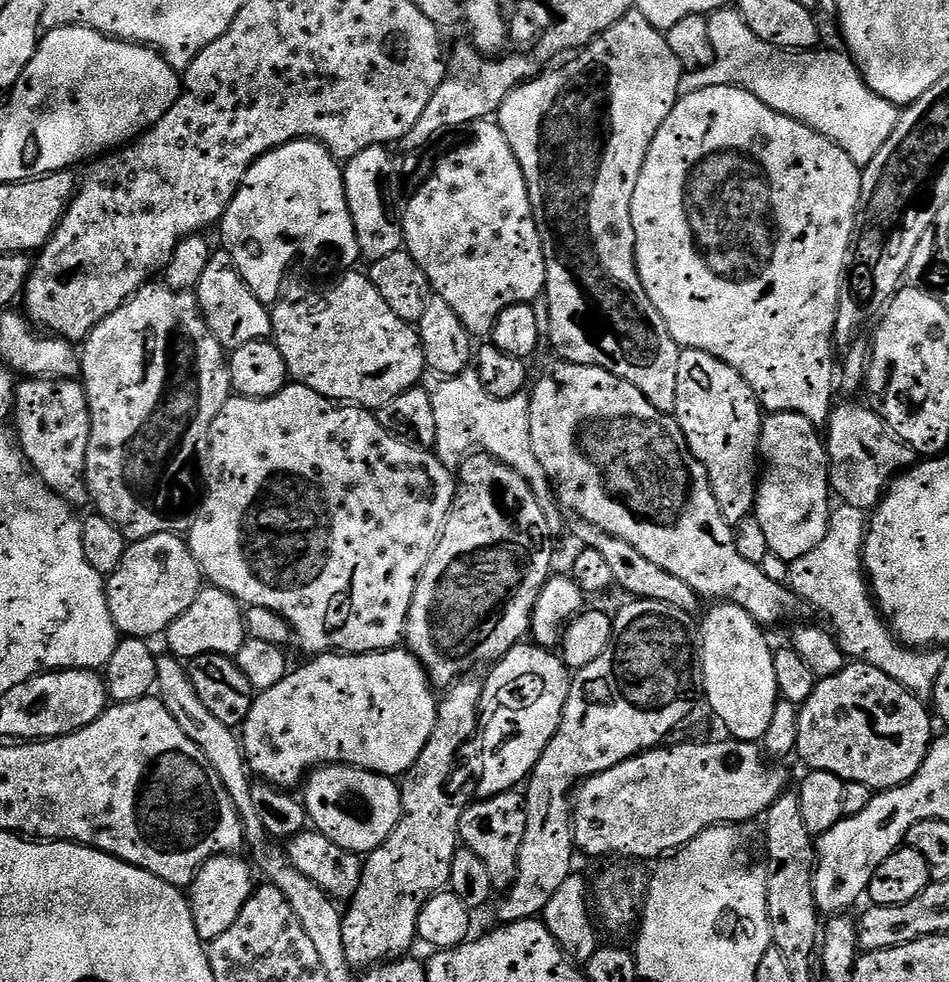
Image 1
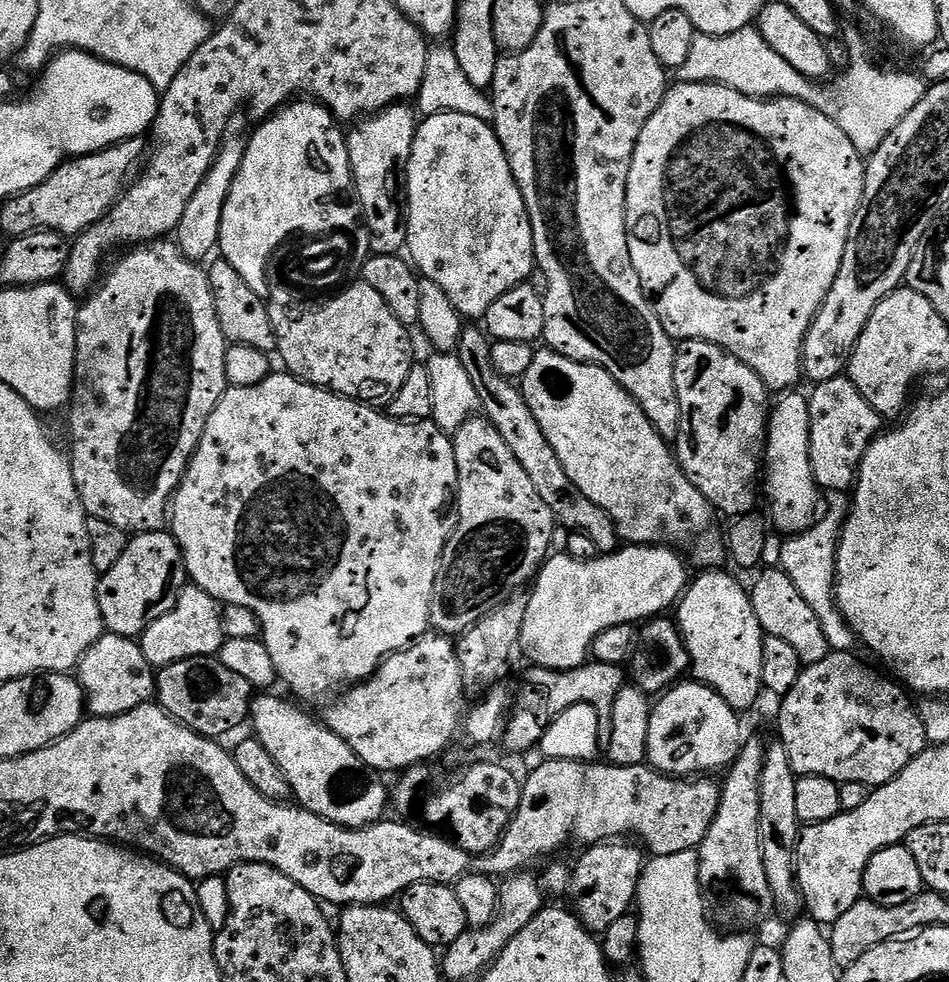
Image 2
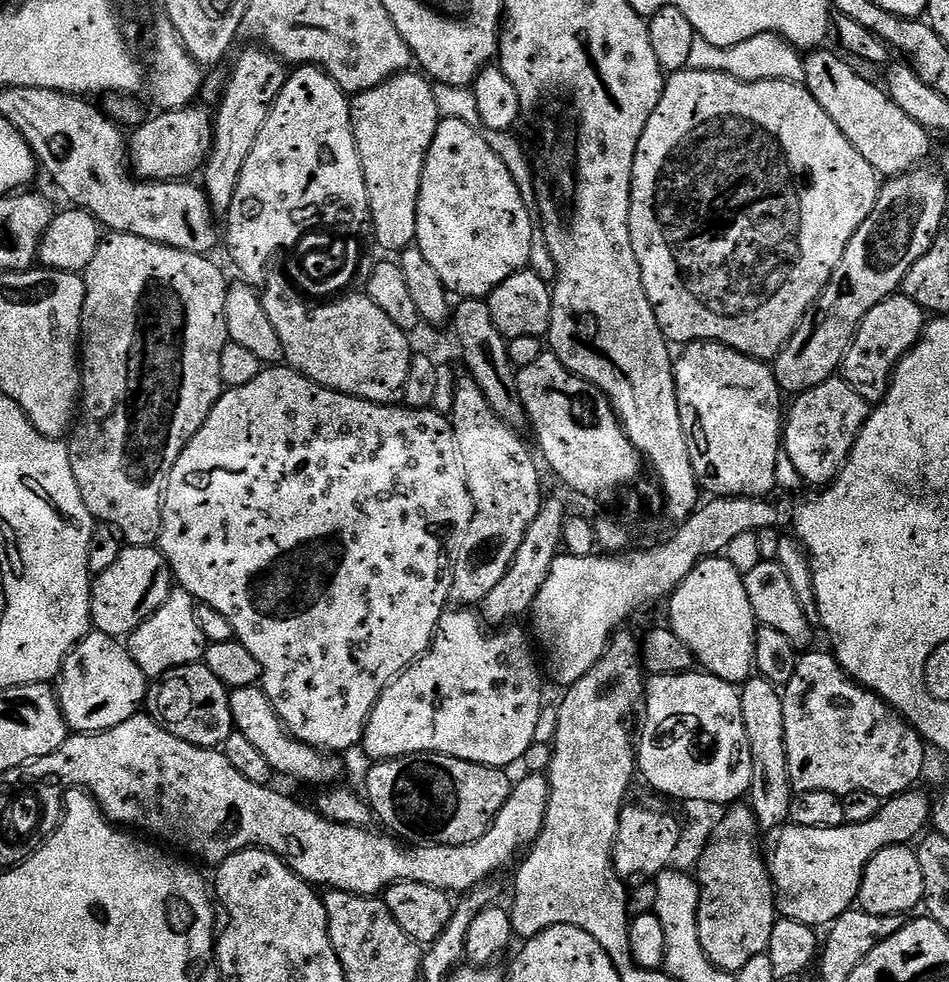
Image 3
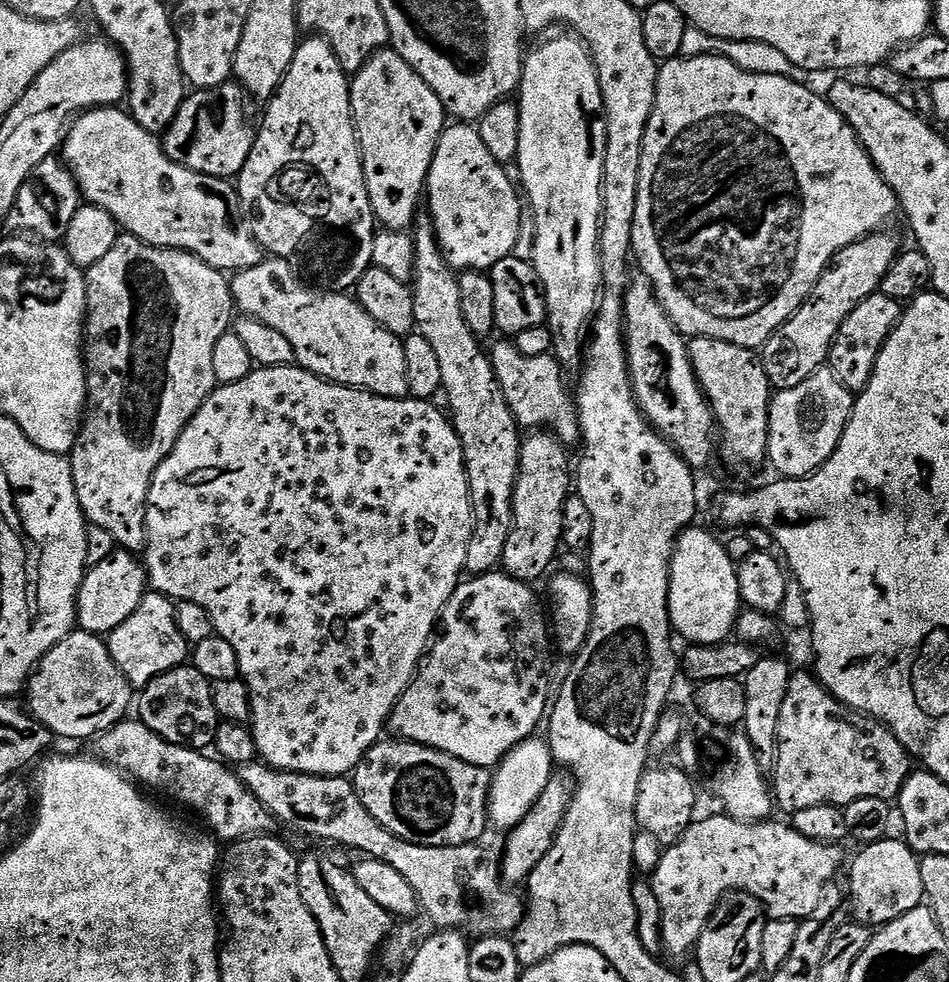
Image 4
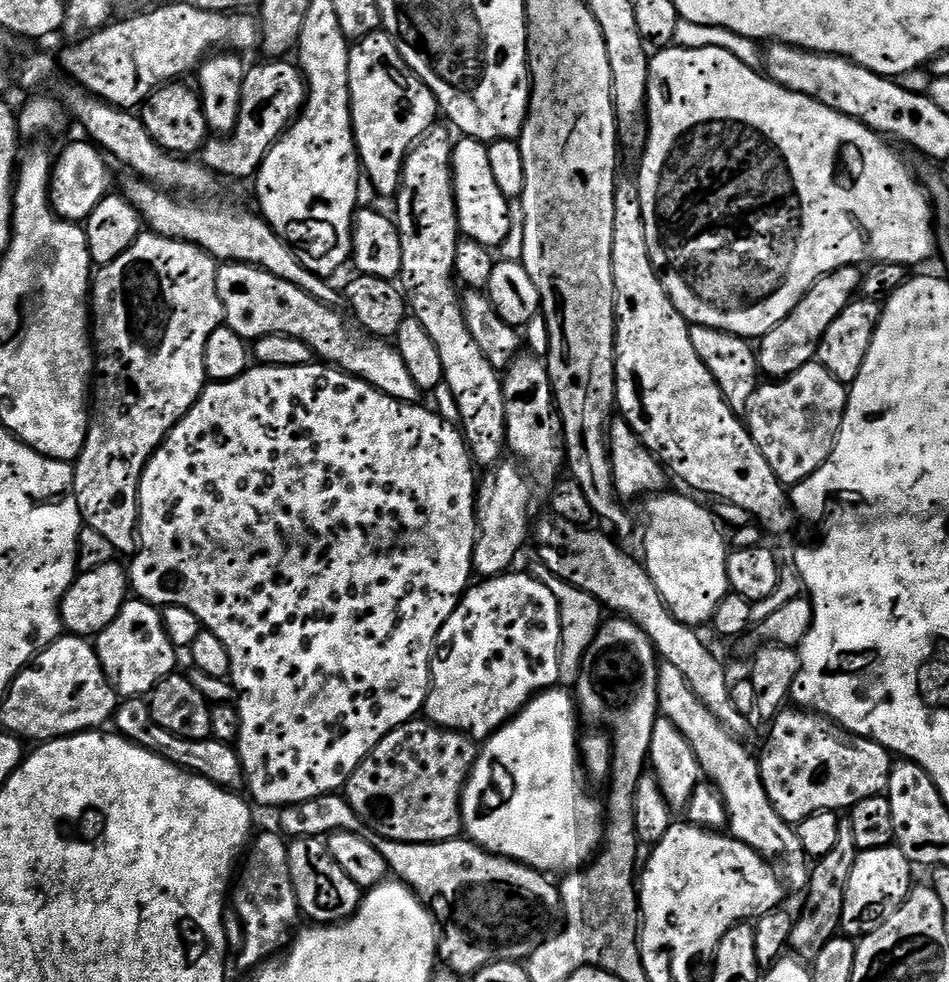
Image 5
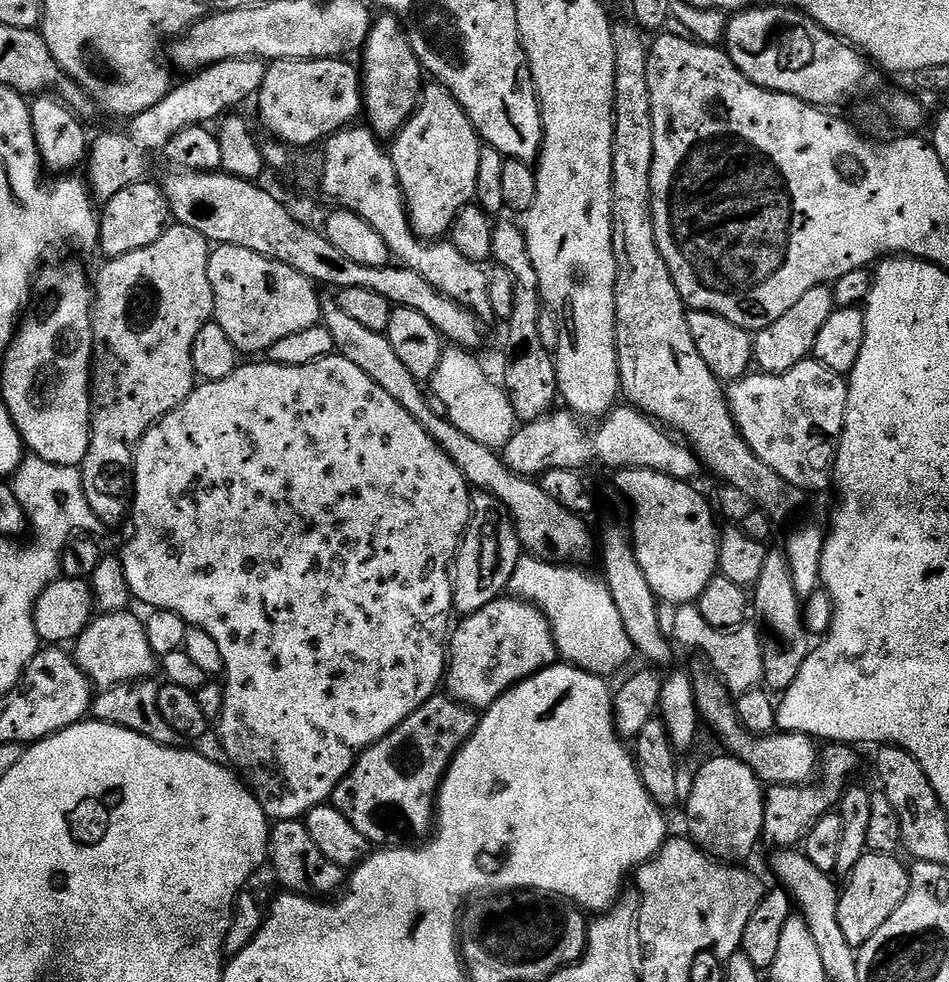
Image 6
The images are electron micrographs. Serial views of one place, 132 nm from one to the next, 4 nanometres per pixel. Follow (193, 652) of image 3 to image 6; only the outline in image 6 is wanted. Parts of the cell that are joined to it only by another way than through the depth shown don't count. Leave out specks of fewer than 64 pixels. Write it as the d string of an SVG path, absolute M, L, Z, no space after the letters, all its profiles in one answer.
M132 610L123 612L106 612L97 615L86 630L74 641L74 659L78 667L84 671L85 676L97 689L112 688L116 684L125 684L131 680L148 680L151 672L158 668L158 657L154 650L150 650L150 642L146 639L144 621L138 615L135 616Z

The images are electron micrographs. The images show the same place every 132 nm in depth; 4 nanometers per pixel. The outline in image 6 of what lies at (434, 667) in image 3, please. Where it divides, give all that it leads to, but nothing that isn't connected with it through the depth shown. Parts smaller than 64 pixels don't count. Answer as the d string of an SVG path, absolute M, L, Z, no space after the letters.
M501 598L490 602L490 606L482 606L482 610L478 610L474 614L463 617L459 621L461 624L451 629L450 639L446 644L446 692L453 700L460 701L461 704L467 704L473 710L486 710L503 692L508 692L515 686L521 684L528 676L532 676L535 672L541 672L544 668L549 668L551 664L557 663L558 653L556 651L556 640L552 636L552 627L548 619L544 617L544 613L536 607L535 604L529 604L526 600L518 600L515 598Z

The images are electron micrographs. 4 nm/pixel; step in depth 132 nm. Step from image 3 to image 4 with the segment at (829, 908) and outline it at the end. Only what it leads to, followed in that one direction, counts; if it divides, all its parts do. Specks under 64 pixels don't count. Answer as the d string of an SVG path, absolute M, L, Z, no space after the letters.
M719 814L720 816L708 816L705 820L697 819L684 833L682 838L675 844L669 844L665 847L664 856L658 862L656 871L651 873L650 883L654 894L657 895L658 903L661 907L661 936L663 938L663 951L672 956L688 956L693 955L694 949L700 942L700 936L704 932L704 928L708 924L709 918L714 914L714 910L718 906L720 899L727 892L748 892L754 898L758 898L760 903L764 905L765 913L773 920L807 920L809 916L814 915L816 909L820 907L825 899L824 887L835 878L840 872L840 867L845 867L846 856L844 860L843 847L834 844L819 844L810 838L802 838L802 834L795 832L787 823L772 824L773 822L749 822L747 820L735 820L733 816L727 814Z

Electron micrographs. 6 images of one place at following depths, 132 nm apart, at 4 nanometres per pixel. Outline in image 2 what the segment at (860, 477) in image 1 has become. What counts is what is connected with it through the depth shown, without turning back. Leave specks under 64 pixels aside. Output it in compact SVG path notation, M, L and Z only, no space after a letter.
M847 375L830 378L830 382L822 382L811 389L812 394L807 397L809 402L809 416L812 419L810 426L810 464L813 467L813 476L819 487L824 490L838 490L848 492L855 485L856 473L860 470L860 463L872 441L881 435L882 417L858 394L858 386L849 380Z

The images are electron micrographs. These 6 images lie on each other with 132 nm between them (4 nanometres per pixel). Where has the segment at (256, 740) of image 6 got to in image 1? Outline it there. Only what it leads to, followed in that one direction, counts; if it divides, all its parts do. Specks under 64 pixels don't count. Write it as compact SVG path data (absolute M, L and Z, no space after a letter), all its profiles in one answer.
M290 382L278 394L267 396L259 400L258 398L250 398L249 396L237 396L235 394L229 396L228 400L222 406L222 410L218 414L218 418L214 418L214 426L212 427L212 435L206 445L206 460L208 456L208 488L203 489L202 499L200 501L200 512L196 516L196 520L192 523L191 528L186 533L186 539L190 550L194 554L194 558L198 562L203 579L207 581L213 588L221 588L235 596L241 605L251 606L254 608L269 608L274 610L278 615L283 616L287 620L291 631L294 633L296 644L302 651L308 652L304 654L319 654L321 652L379 652L382 648L395 648L401 643L404 636L404 627L408 624L408 615L410 614L410 602L414 602L414 590L418 586L418 578L422 574L422 570L426 566L426 562L430 562L430 554L434 554L434 546L440 541L440 535L444 533L444 527L448 521L448 515L452 513L452 503L456 500L457 477L454 475L453 469L447 468L441 460L436 457L435 451L429 450L427 447L419 444L411 444L408 440L399 440L394 434L390 434L378 422L375 411L367 408L361 408L357 405L347 402L337 402L335 400L327 400L322 394L318 394L314 390L310 390L306 386Z

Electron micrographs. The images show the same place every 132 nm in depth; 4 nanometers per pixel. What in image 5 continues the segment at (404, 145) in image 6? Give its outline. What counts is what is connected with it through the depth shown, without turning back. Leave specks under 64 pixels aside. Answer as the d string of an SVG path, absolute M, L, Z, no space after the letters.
M440 127L429 128L417 140L400 172L400 189L394 197L394 219L398 238L402 238L402 270L398 280L411 319L422 322L434 346L438 346L444 371L443 387L448 388L456 403L456 412L460 415L458 427L464 434L469 453L481 469L491 470L501 463L503 456L500 455L506 452L504 385L501 373L490 366L486 354L478 350L478 342L474 342L474 334L470 334L470 326L466 326L461 293L456 293L454 254L462 233L452 181L454 136L447 127Z

